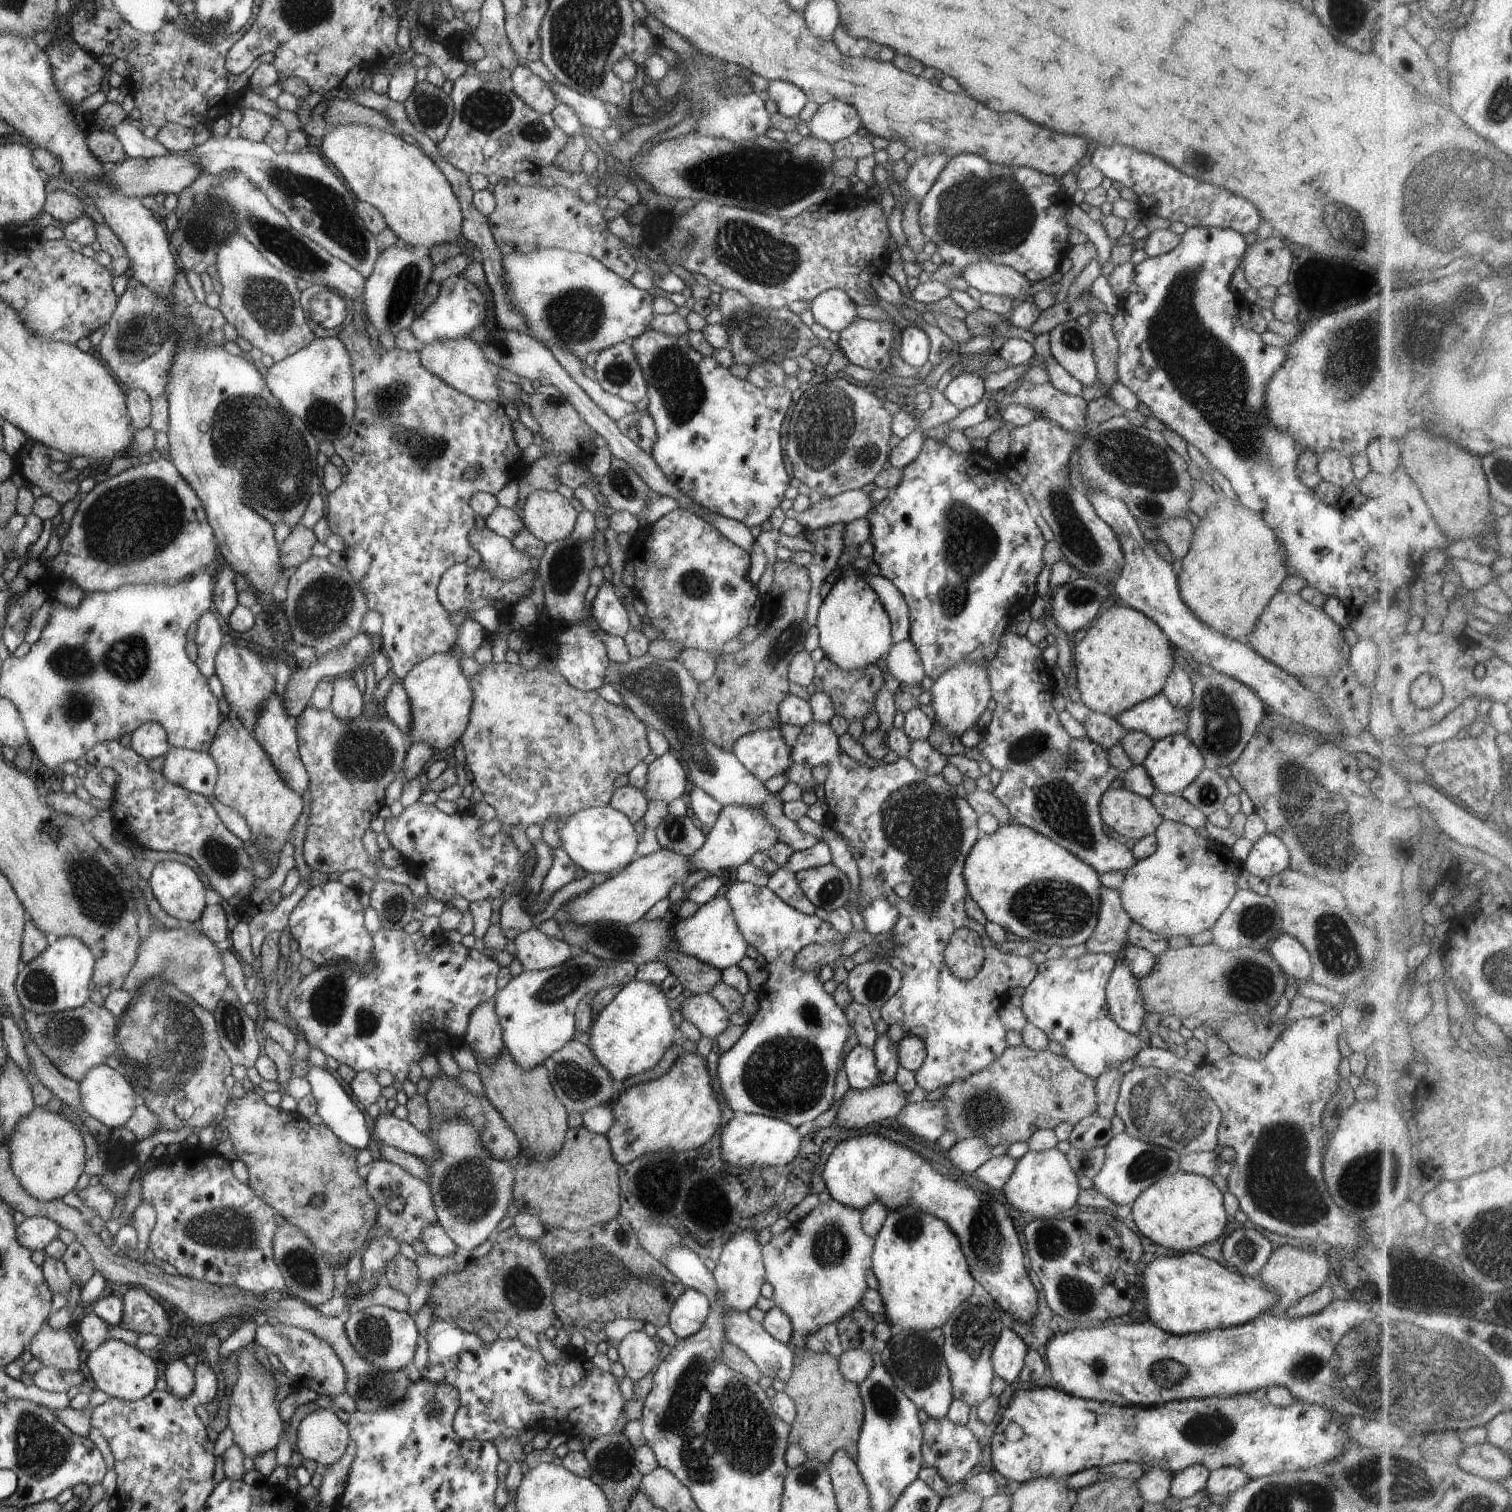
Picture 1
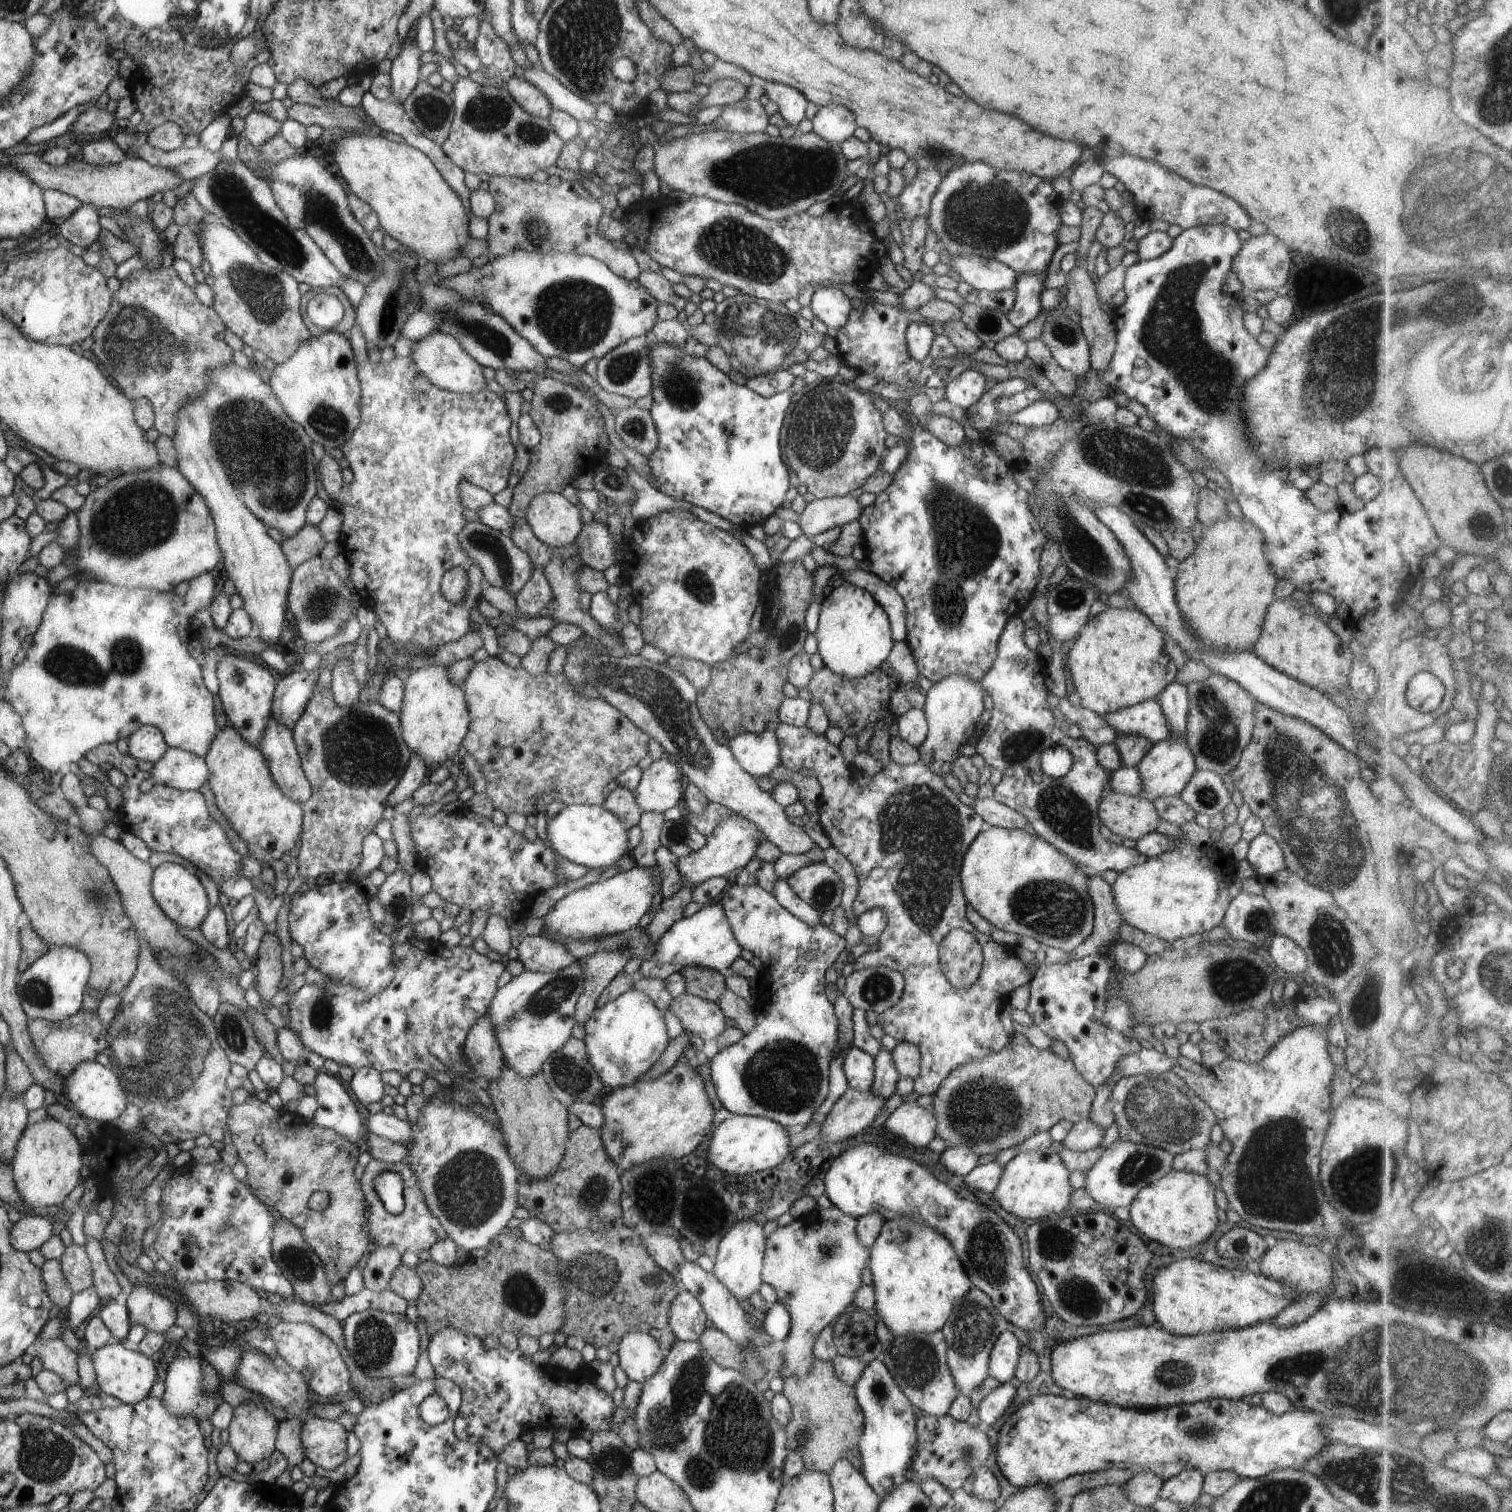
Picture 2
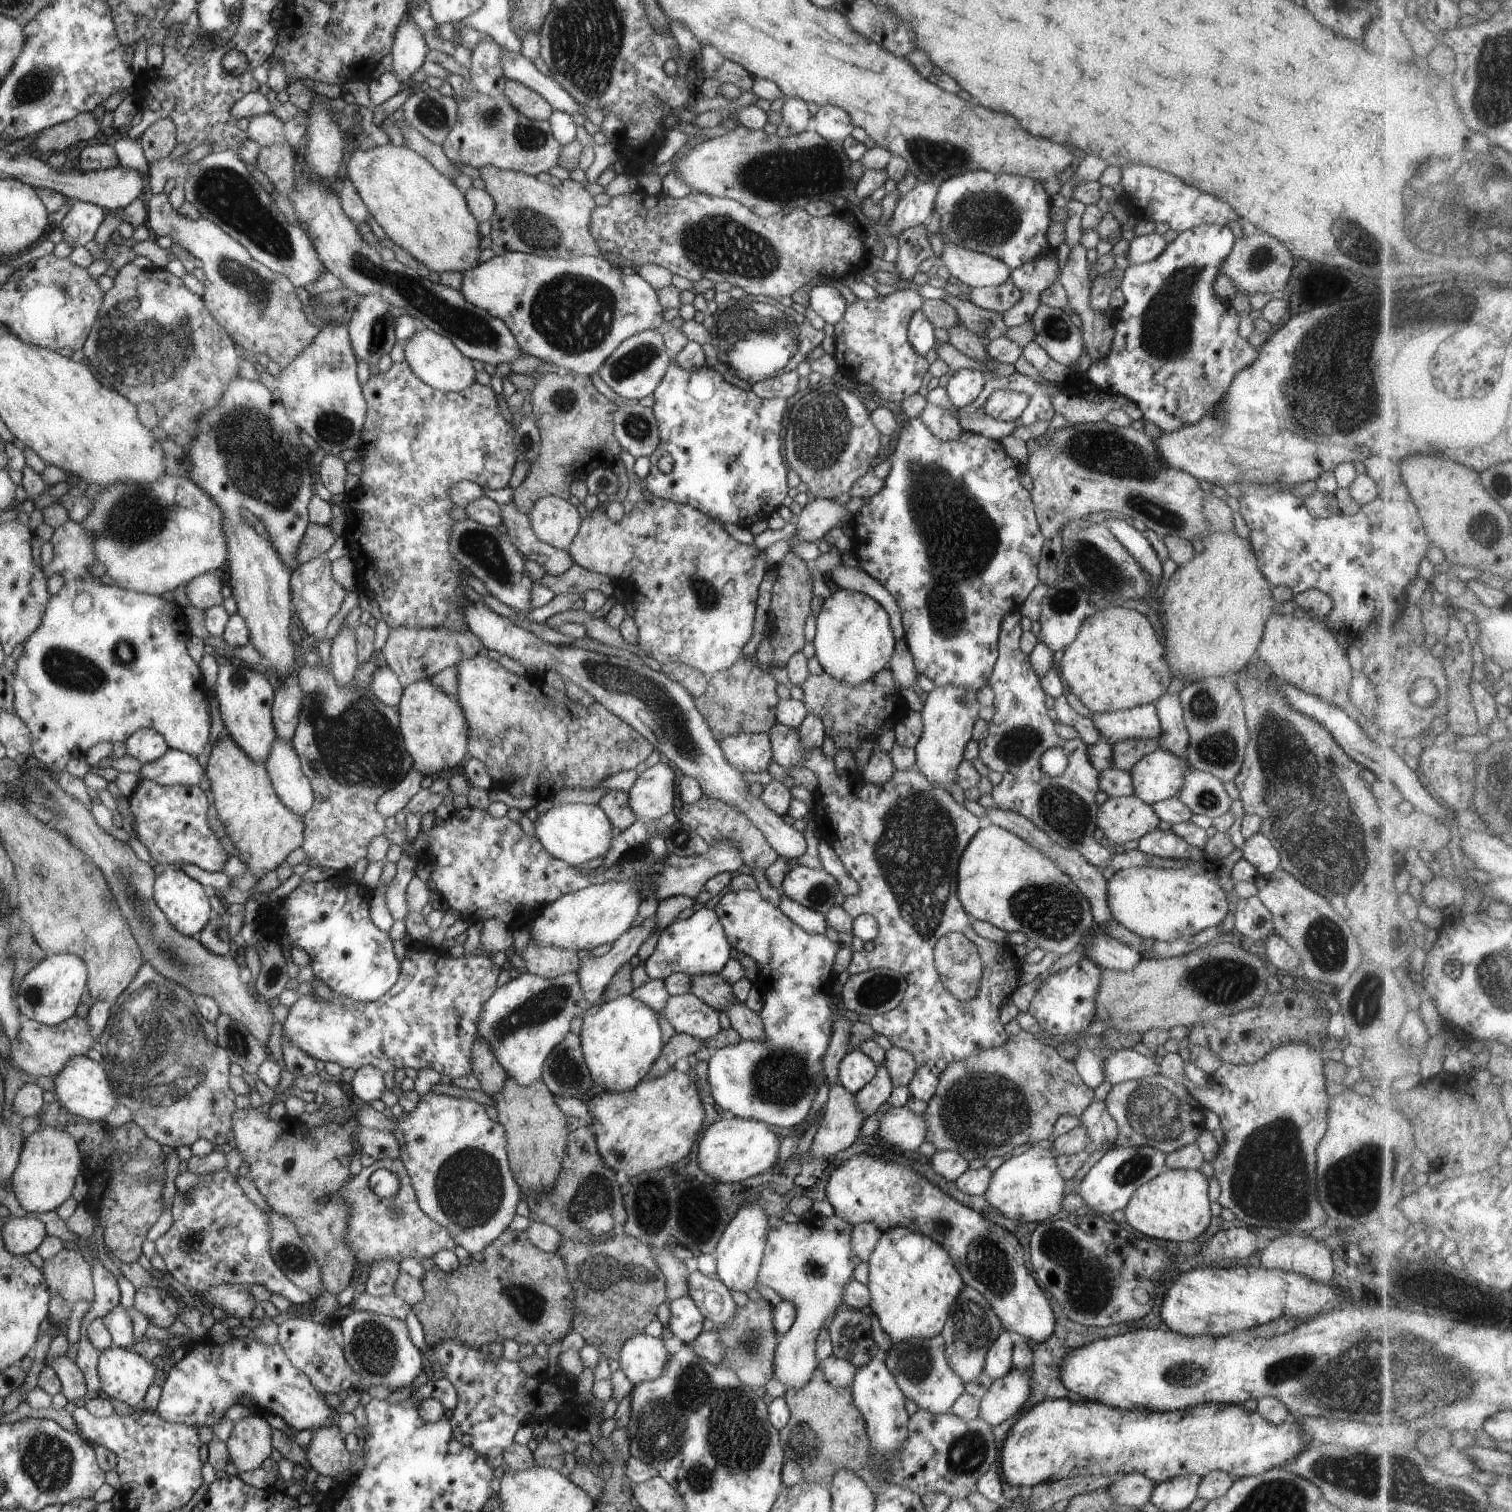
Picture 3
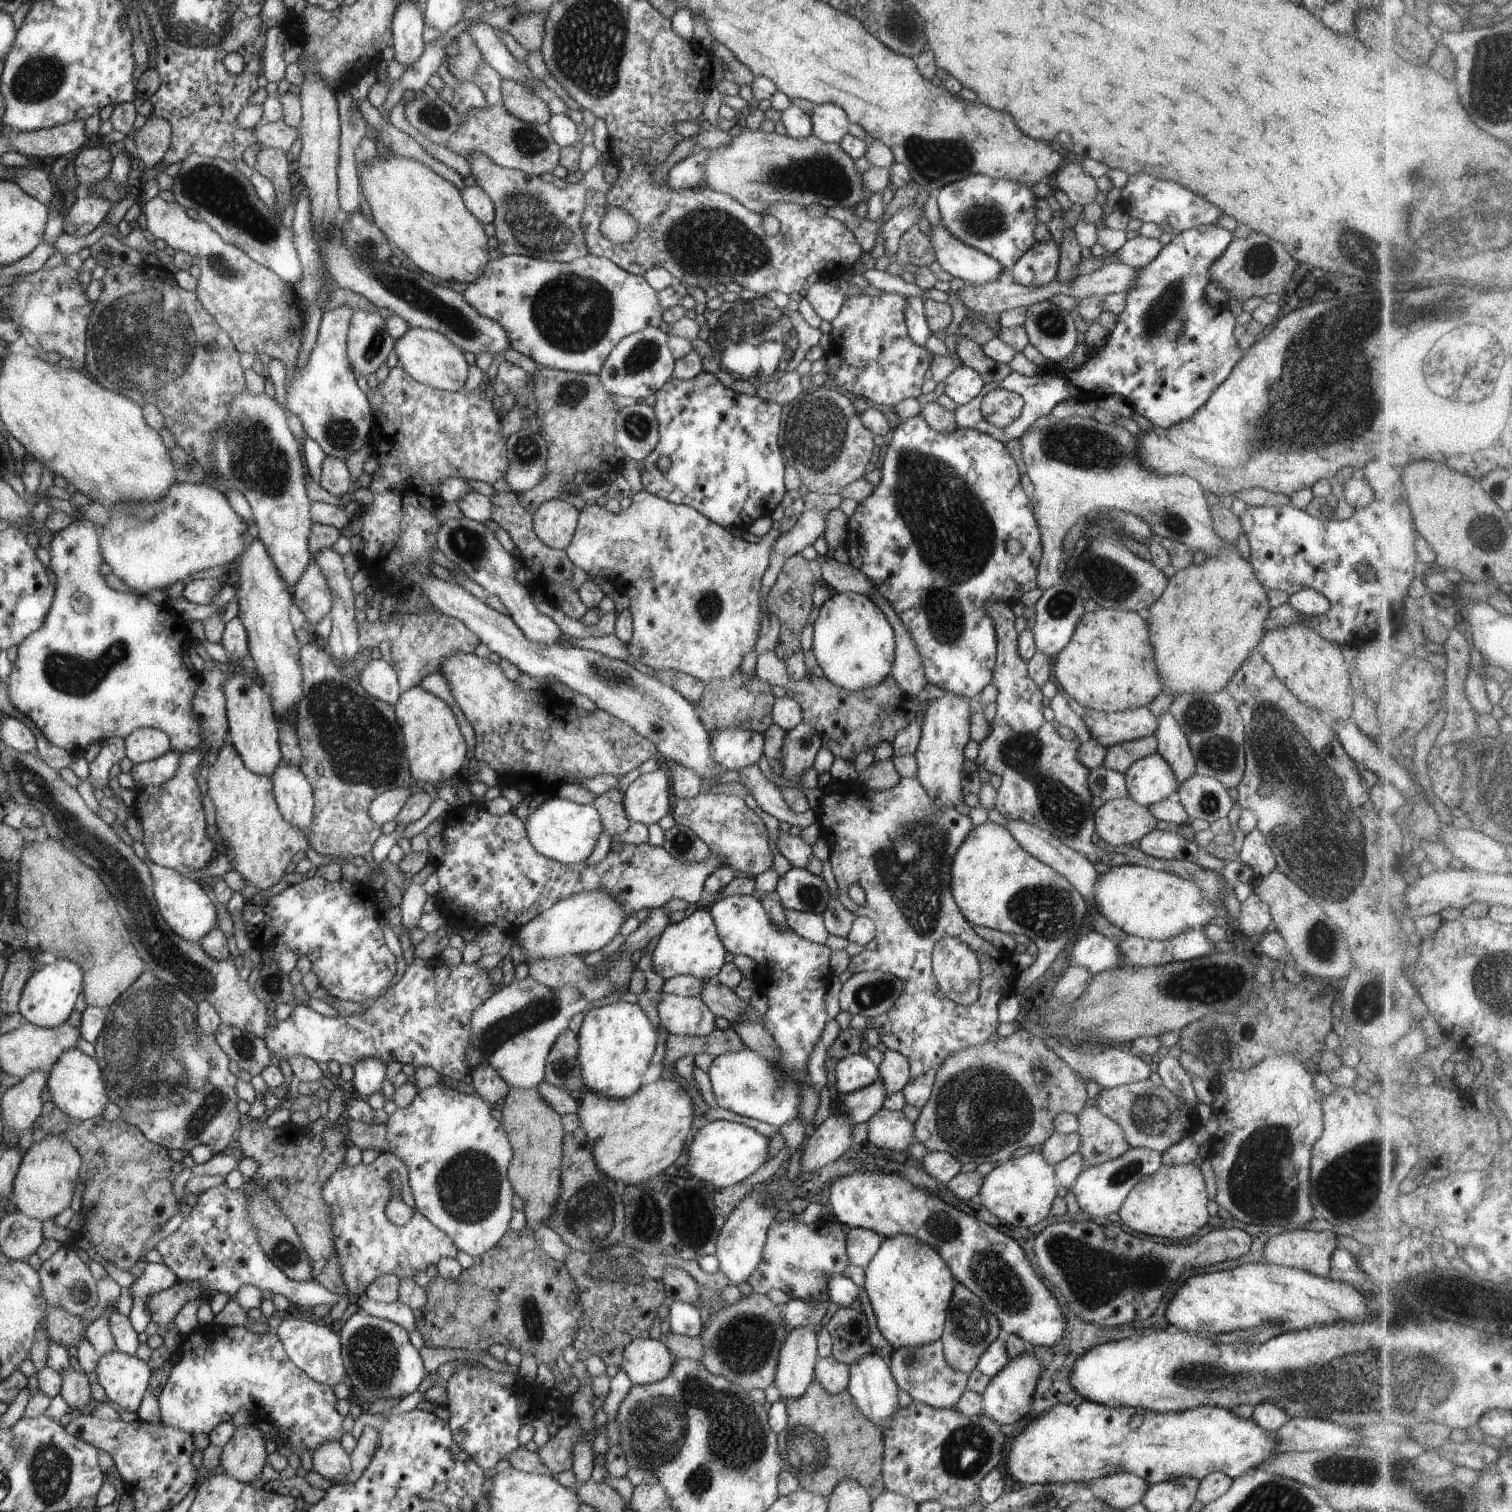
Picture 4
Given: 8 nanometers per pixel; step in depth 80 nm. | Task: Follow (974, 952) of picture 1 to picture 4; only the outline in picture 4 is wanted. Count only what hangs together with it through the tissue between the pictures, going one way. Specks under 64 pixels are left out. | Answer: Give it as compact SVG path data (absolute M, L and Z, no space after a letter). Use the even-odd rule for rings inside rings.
M942 937L933 945L935 981L953 1003L968 1006L979 997L981 968L974 951L958 937Z

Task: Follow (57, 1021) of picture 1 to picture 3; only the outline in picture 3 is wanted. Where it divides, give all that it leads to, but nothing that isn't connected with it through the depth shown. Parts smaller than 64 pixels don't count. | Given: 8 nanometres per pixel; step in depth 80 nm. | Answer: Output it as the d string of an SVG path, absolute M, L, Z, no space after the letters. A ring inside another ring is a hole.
M76 1015L56 1026L43 1025L23 1018L17 1039L11 1042L12 1055L9 1058L16 1069L48 1082L56 1077L74 1056L87 1056L88 1050L93 1047L99 1048L100 1044L99 1039L93 1038L92 1027L89 1026L88 1020L78 1018Z

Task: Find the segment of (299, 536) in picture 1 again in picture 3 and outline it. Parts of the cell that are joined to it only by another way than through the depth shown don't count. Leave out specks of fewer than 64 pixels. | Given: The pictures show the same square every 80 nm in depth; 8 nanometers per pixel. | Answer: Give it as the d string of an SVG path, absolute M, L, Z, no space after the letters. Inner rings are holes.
M310 524L304 538L297 548L297 561L307 563L309 560L320 557L326 558L326 552L336 542L336 534L330 525Z

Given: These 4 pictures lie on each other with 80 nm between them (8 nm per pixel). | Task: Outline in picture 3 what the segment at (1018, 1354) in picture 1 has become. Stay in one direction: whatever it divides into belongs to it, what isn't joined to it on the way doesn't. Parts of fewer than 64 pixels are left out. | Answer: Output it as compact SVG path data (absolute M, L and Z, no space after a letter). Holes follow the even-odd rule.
M1003 1330L1002 1334L999 1334L998 1338L989 1346L983 1366L983 1372L986 1376L996 1380L1014 1369L1012 1360L1013 1338L1014 1336L1010 1331Z

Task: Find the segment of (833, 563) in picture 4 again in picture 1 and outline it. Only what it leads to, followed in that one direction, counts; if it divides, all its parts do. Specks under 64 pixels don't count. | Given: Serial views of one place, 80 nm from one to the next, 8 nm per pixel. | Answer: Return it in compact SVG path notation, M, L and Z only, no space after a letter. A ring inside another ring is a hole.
M864 572L862 578L878 595L891 622L893 642L908 639L910 630L909 608L902 593L882 575Z

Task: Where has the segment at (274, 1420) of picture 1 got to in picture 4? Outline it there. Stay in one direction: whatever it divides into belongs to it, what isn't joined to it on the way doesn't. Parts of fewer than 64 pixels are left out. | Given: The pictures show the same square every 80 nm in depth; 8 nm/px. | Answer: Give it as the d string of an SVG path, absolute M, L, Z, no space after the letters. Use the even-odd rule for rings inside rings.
M254 1421L248 1425L236 1427L229 1442L222 1448L219 1460L220 1468L229 1477L238 1482L250 1485L256 1478L260 1478L266 1450L264 1450L264 1438L258 1432L260 1428L254 1428Z

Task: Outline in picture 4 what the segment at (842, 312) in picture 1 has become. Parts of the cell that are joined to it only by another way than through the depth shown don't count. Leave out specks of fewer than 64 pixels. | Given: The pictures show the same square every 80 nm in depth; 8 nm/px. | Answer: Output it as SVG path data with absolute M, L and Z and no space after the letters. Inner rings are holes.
M825 278L815 279L807 284L806 298L821 320L831 322L840 312L846 298L845 293Z

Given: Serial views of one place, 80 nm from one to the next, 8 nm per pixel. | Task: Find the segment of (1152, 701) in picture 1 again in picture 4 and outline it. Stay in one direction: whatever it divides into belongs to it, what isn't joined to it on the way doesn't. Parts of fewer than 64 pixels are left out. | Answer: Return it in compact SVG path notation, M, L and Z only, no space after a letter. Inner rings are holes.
M1148 707L1128 708L1113 713L1091 709L1081 717L1091 740L1106 748L1155 734L1158 723Z

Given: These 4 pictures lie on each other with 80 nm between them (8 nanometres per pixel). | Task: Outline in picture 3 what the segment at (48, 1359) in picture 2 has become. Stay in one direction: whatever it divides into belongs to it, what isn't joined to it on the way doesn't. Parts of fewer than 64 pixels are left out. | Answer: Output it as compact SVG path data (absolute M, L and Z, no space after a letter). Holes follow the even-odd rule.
M62 1356L52 1362L52 1367L61 1379L61 1392L68 1402L78 1398L88 1399L91 1393L86 1390L84 1374L68 1356Z

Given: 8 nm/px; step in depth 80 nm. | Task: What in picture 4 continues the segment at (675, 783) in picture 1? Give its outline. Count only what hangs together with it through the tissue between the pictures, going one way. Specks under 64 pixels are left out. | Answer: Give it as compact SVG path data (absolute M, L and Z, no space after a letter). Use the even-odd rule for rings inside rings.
M659 766L657 770L651 773L641 774L628 786L623 792L622 806L626 816L631 822L642 822L644 826L658 823L658 821L668 814L670 810L670 786L672 784L671 774L665 766Z

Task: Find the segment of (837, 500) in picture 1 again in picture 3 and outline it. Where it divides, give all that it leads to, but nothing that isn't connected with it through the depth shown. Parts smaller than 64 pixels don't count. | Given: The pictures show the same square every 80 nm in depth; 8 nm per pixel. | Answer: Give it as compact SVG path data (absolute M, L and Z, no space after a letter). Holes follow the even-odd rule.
M814 499L805 505L796 516L796 532L785 543L790 547L804 541L818 543L832 528L852 523L852 514L846 505L838 504L830 499Z

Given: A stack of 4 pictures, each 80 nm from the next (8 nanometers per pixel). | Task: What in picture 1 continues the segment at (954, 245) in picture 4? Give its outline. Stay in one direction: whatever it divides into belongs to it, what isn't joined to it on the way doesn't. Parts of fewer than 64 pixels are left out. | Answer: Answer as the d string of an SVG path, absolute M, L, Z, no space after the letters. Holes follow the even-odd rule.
M986 260L966 266L963 269L963 277L969 286L973 286L981 293L1011 297L1018 296L1030 283L1025 276L1016 272L1011 266Z

